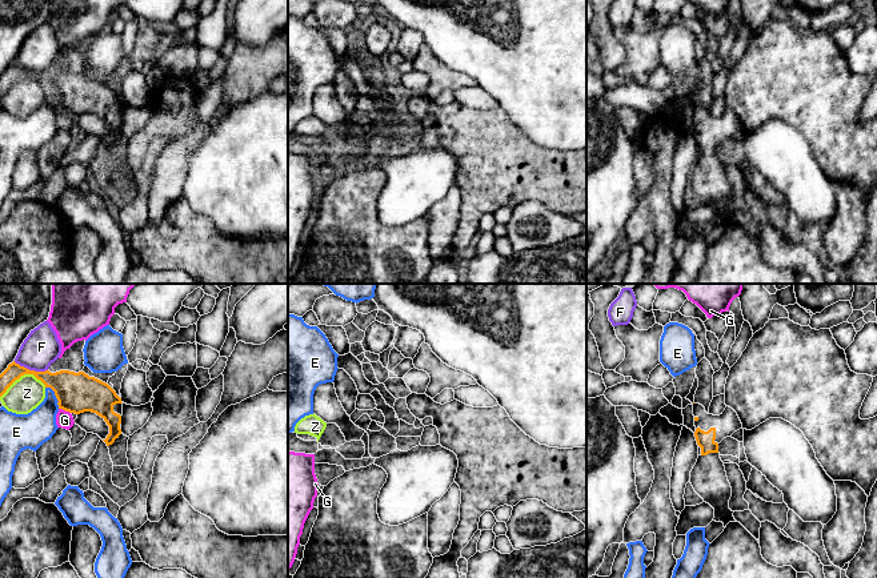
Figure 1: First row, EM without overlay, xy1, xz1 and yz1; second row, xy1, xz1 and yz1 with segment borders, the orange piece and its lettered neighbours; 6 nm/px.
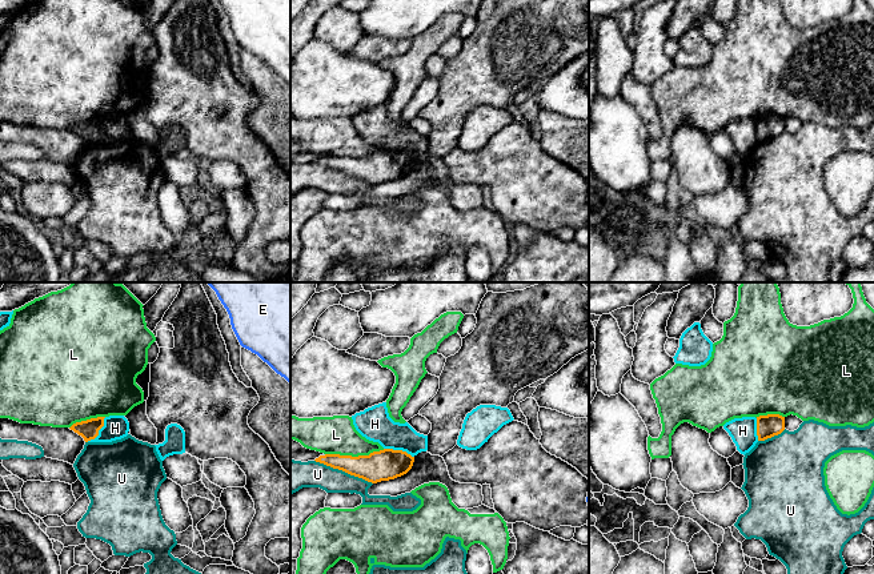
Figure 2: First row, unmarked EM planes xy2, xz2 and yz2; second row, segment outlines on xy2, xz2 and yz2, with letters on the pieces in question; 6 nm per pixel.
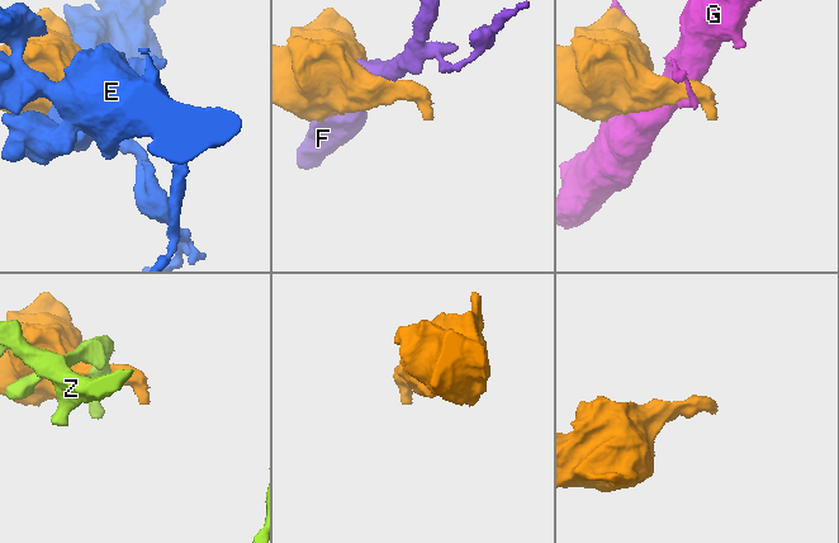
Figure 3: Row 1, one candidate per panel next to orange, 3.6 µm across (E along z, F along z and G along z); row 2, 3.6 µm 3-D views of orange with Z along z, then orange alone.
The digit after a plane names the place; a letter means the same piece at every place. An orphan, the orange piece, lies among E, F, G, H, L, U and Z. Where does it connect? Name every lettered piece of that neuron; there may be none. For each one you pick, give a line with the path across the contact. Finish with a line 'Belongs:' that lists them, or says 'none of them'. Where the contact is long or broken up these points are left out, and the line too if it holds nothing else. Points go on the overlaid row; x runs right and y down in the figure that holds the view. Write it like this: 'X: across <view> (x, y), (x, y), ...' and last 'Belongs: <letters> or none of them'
Belongs: none of them

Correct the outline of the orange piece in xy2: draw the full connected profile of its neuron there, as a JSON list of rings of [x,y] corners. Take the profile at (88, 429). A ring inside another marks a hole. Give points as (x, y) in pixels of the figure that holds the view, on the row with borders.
[[[97,417],[76,422],[69,429],[81,435],[84,441],[88,442],[99,435],[99,430],[104,426],[104,418],[105,417]]]

